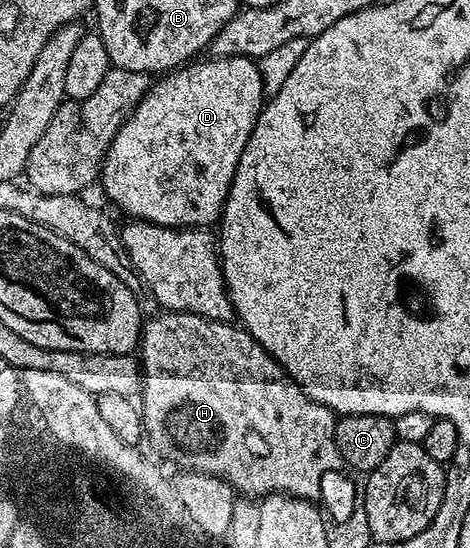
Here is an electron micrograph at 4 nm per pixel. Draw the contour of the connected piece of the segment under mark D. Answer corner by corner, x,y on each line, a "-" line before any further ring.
216,57
213,59
195,60
187,63
165,75
159,76
151,84
147,93
142,96
140,103
128,114
118,133
112,139
112,143
106,152
106,159
102,162
100,170
100,186
106,192
106,197
118,209
123,209
127,218
136,221
147,221
153,225
163,225
173,229
193,229
195,227
210,227
221,218
222,208
226,206
226,196
230,190
230,184
234,178
236,167
240,163
240,155
256,127
256,119
262,113
264,94
262,92
262,80
258,70
257,60
249,57

